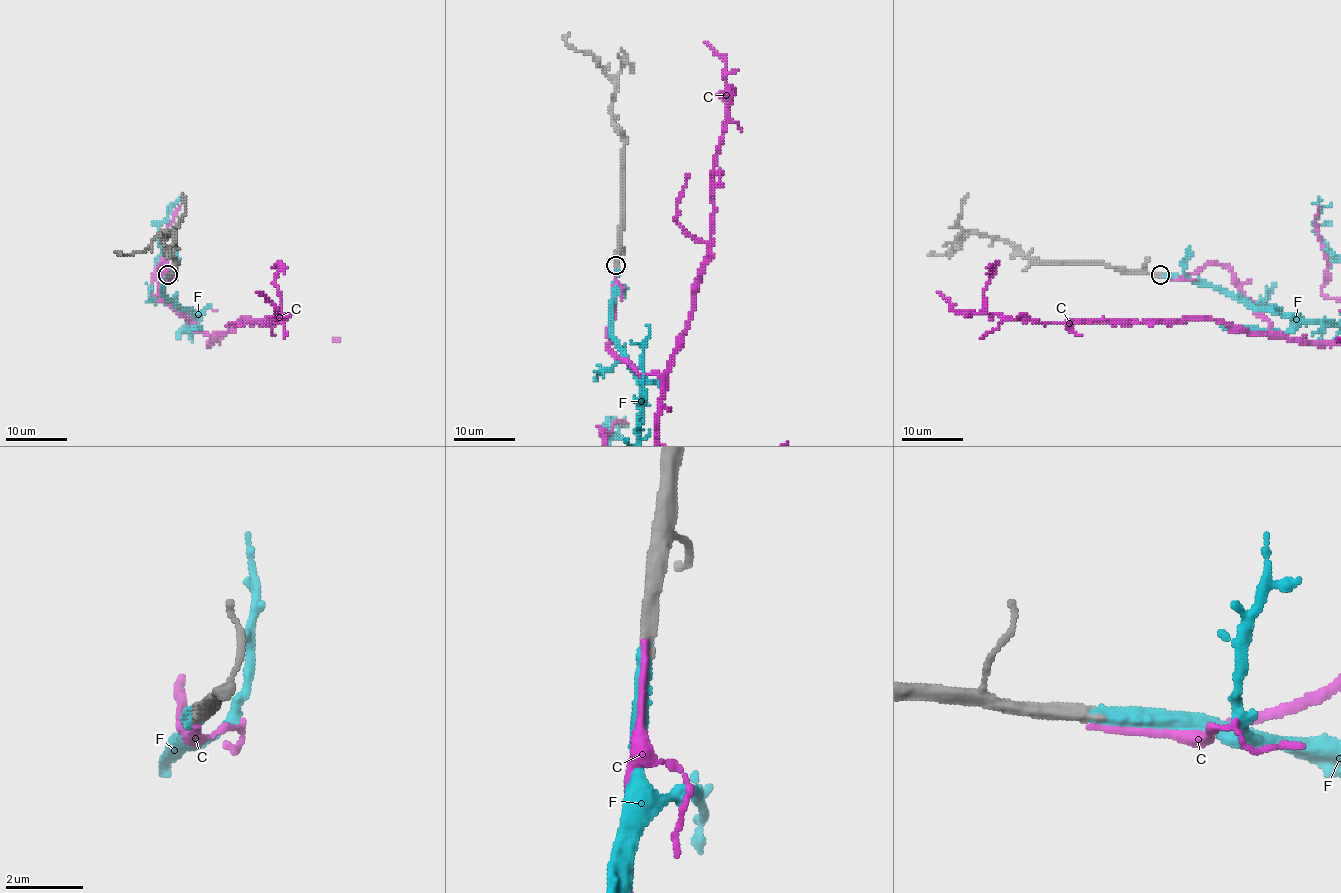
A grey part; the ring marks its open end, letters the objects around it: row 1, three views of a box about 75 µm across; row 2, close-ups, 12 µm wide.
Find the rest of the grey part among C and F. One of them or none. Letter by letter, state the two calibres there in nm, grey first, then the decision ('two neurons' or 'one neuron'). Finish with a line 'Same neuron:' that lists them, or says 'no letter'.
C: 400/160 nm | two neurons
F: 400/340 nm | one neuron
Same neuron: F

